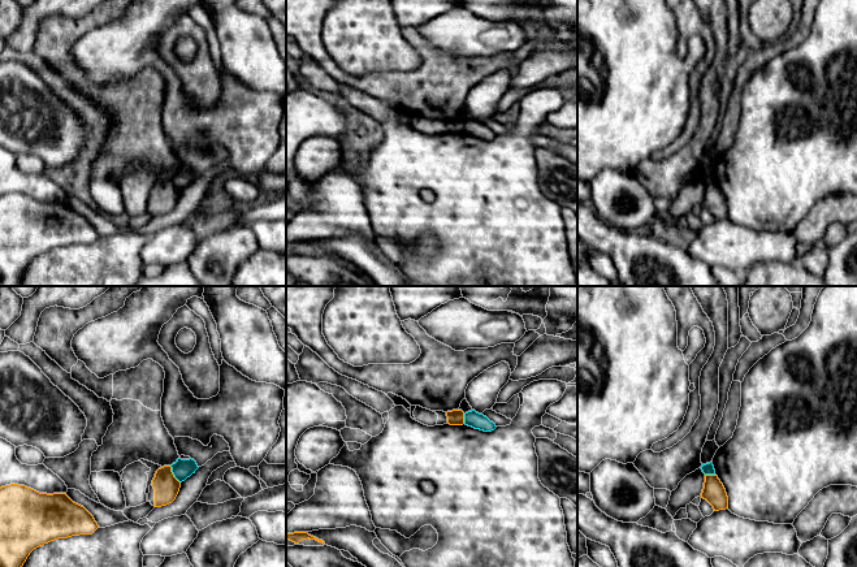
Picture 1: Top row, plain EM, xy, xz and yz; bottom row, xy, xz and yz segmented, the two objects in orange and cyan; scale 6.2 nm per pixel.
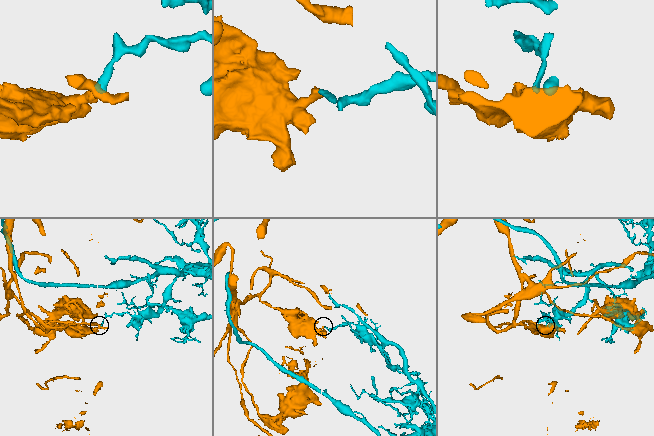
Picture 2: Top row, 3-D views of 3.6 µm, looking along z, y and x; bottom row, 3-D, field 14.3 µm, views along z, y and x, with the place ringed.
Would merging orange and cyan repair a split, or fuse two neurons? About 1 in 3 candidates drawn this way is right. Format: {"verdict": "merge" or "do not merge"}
{"verdict": "do not merge"}

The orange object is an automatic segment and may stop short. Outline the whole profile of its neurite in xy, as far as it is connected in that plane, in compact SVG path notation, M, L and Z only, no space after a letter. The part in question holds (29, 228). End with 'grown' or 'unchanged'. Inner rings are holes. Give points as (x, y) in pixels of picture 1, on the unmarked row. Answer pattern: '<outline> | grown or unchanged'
M10 192L0 196L0 286L18 286L30 261L57 247L92 243L99 237L94 225L66 202L39 202Z | unchanged

